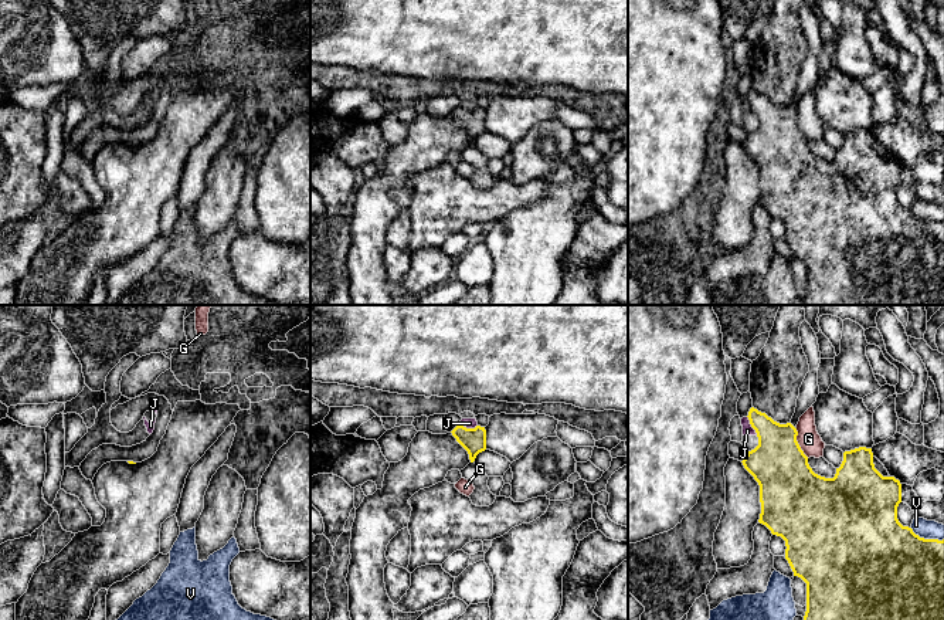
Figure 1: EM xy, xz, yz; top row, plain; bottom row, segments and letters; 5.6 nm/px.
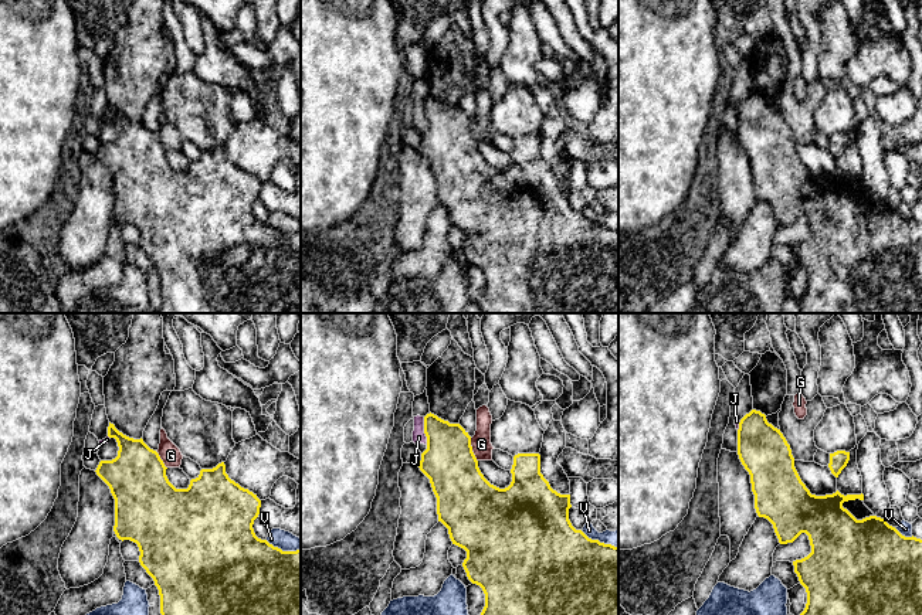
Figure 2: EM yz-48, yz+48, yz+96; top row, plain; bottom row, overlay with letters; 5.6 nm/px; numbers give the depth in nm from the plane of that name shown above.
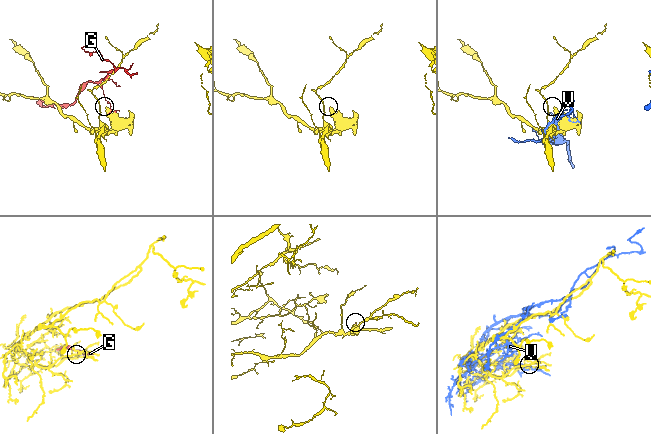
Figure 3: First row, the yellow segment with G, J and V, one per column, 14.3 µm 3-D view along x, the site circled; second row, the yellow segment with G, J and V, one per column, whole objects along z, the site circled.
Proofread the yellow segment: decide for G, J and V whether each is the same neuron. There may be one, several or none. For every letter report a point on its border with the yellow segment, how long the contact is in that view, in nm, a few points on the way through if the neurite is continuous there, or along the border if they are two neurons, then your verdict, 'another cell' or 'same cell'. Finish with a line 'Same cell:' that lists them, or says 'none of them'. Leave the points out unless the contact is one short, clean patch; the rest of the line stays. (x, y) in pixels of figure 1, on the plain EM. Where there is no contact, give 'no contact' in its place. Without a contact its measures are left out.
G: contact yz (797, 125); length 180 nm; another cell
J: contact yz (751, 108); length 130 nm; border yz (747, 98), (757, 117); another cell
V: contact yz (926, 222); length 200 nm; another cell
Same cell: none of them

